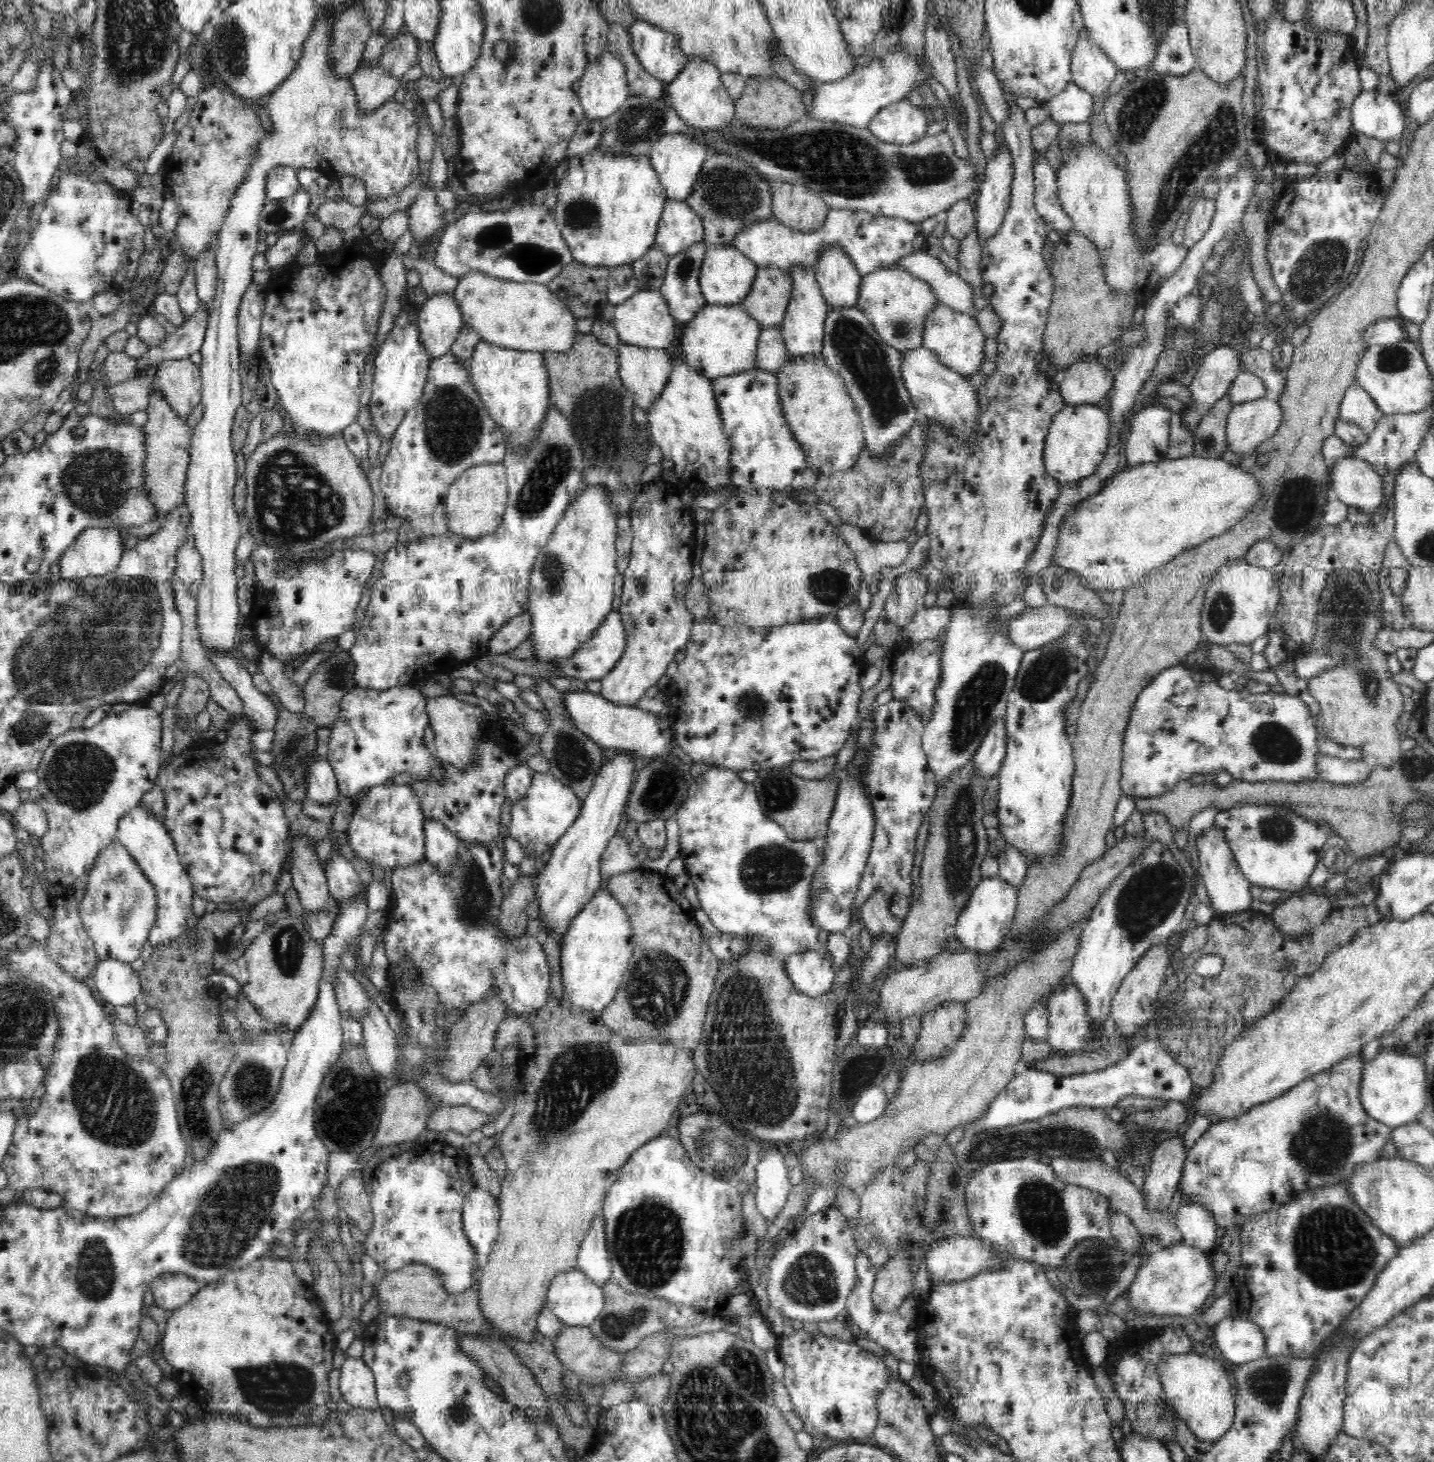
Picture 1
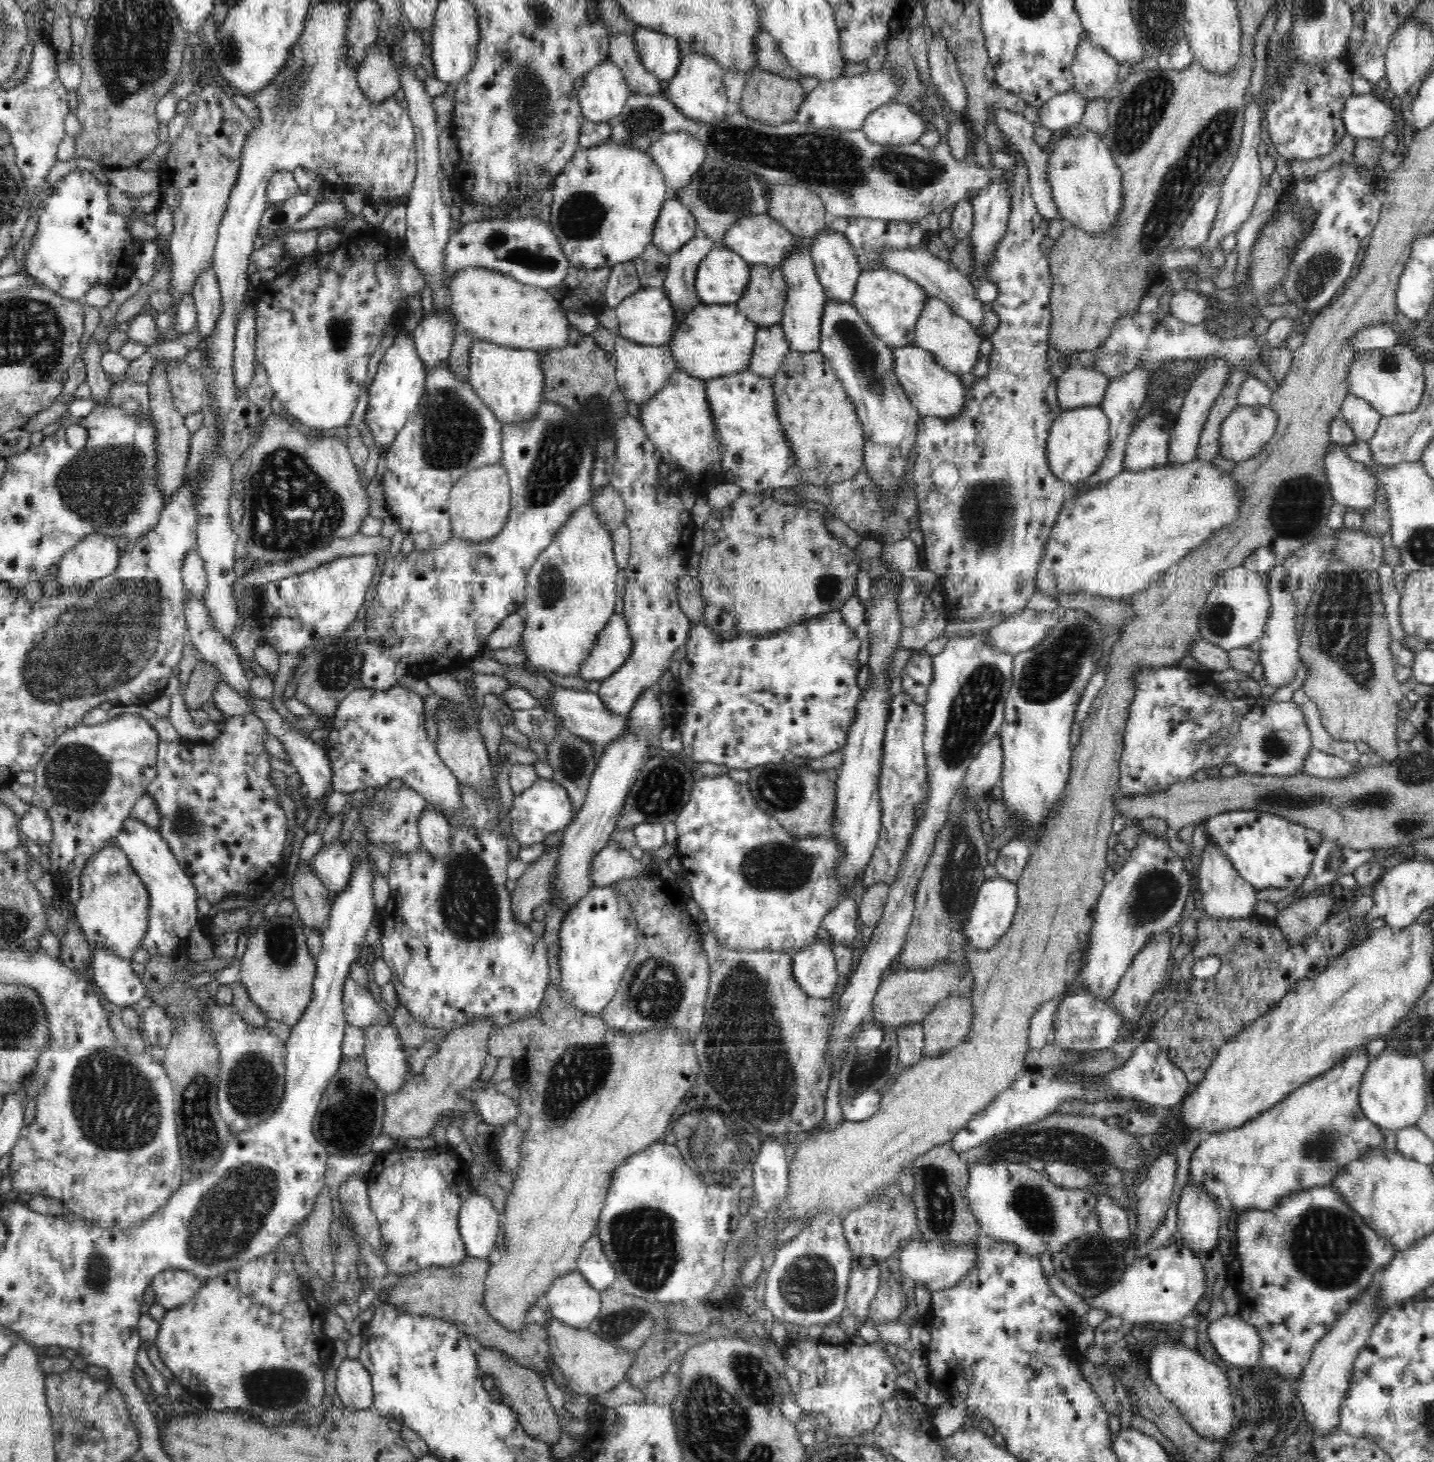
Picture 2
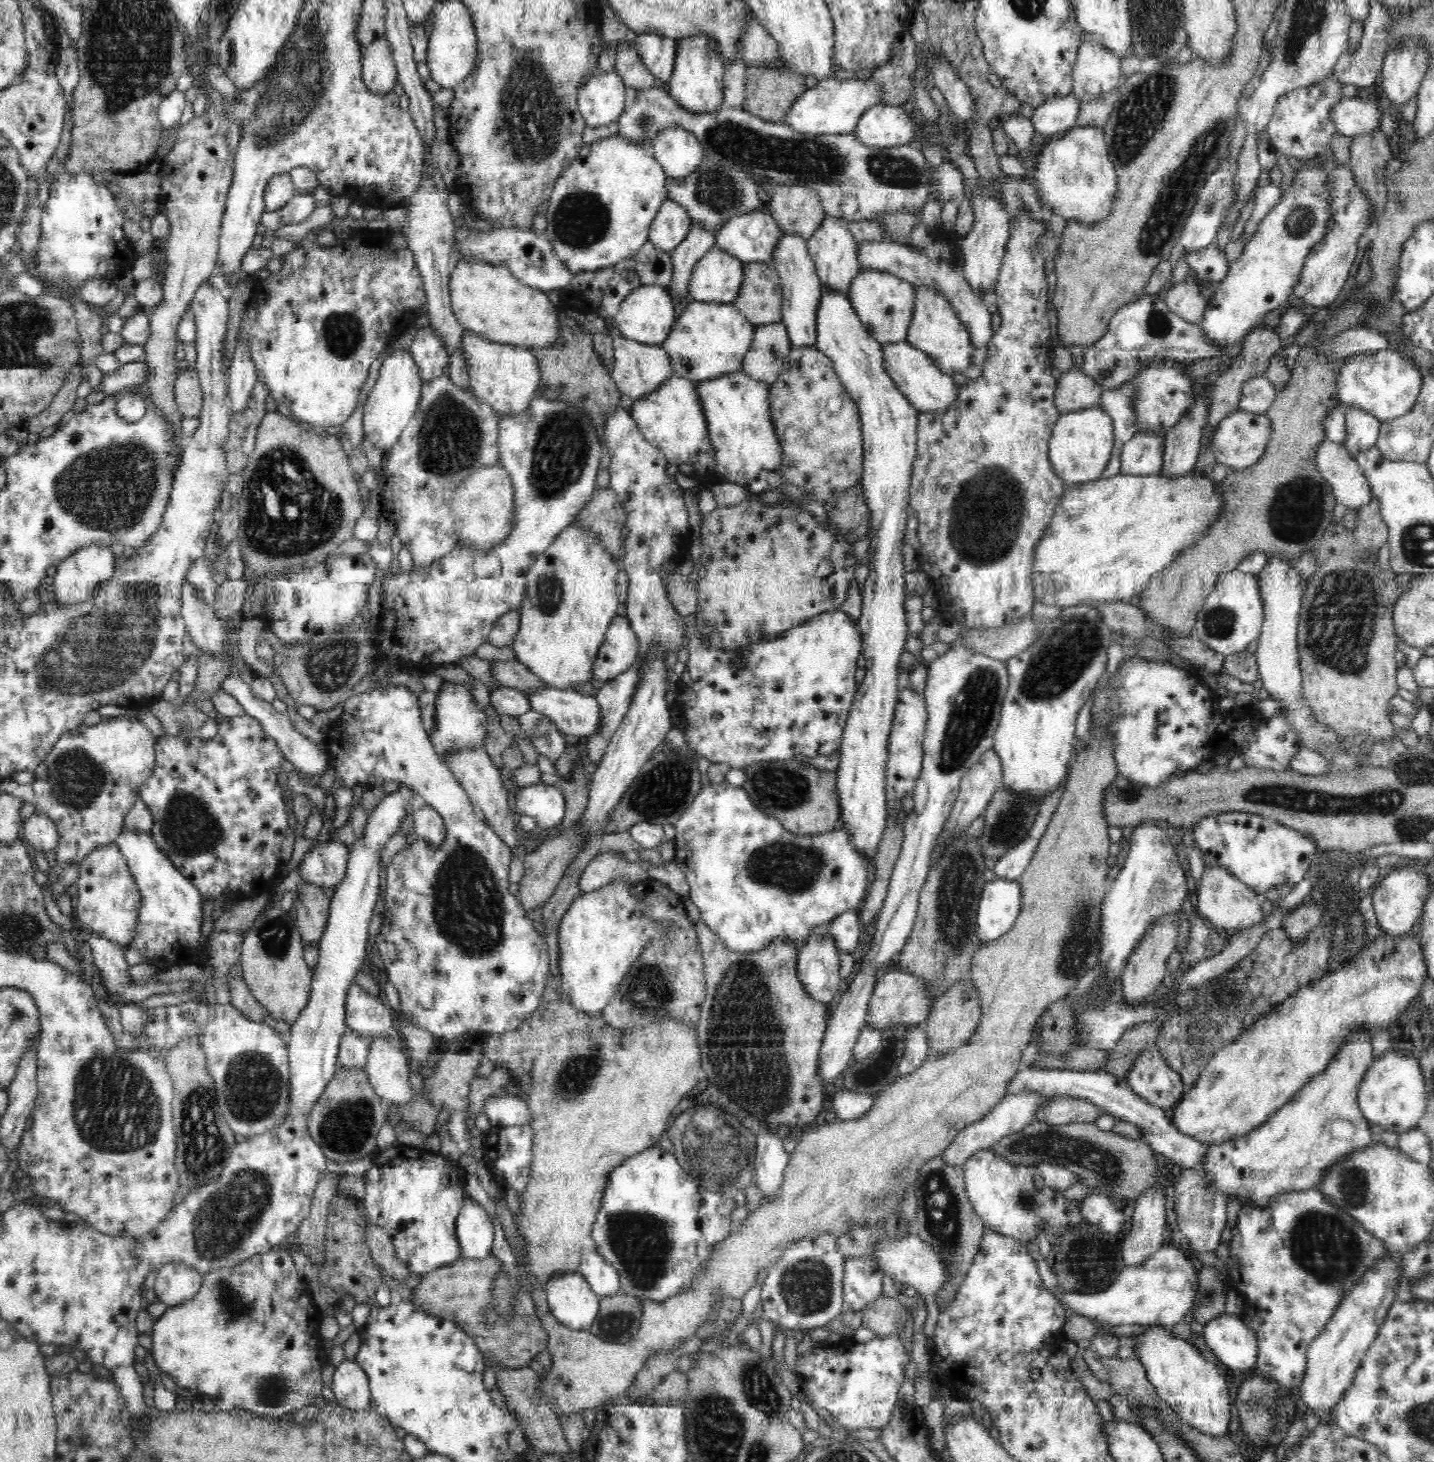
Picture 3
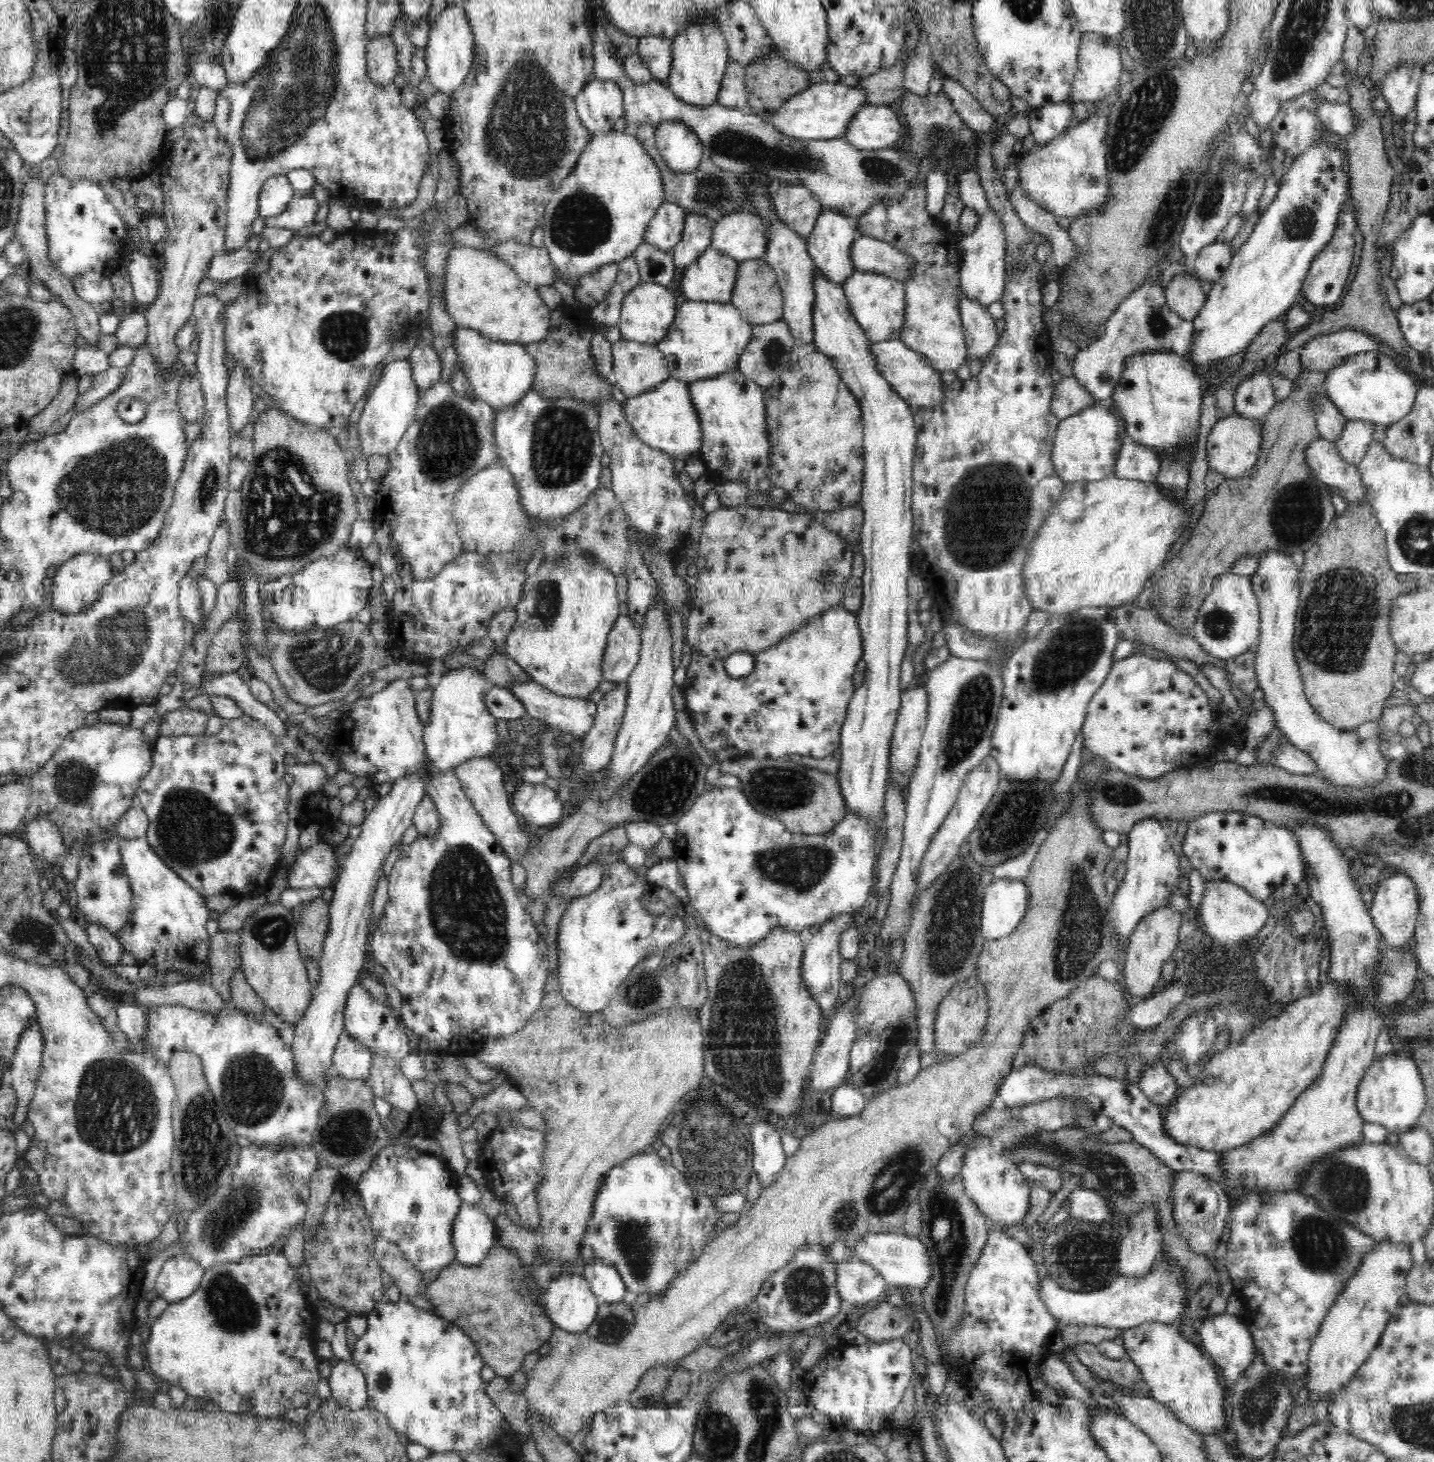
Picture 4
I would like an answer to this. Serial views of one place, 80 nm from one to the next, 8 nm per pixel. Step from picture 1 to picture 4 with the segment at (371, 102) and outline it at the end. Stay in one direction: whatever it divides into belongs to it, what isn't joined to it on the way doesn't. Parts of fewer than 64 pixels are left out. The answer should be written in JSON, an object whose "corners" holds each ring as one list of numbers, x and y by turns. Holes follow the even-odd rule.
{"corners":[[374,35,366,44,368,77,377,86,393,82,399,72,396,45,390,35]]}

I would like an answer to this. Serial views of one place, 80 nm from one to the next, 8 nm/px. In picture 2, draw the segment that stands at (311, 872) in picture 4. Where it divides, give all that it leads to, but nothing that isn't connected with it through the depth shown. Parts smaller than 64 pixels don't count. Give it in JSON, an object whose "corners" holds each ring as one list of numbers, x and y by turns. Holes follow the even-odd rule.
{"corners":[[335,840,330,846,322,847,310,860,311,871,329,890,339,893,346,888,355,857,350,851,350,847,343,846,340,841]]}

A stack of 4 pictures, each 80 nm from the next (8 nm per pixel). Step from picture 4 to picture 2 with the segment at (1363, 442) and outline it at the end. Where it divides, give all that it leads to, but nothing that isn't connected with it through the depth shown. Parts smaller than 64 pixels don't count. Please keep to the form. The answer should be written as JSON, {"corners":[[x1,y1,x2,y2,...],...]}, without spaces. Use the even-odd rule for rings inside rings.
{"corners":[[1347,394,1341,406,1341,413,1352,429,1352,433,1356,435,1356,442,1368,443,1376,435,1383,417,1363,398,1358,398,1353,394]]}

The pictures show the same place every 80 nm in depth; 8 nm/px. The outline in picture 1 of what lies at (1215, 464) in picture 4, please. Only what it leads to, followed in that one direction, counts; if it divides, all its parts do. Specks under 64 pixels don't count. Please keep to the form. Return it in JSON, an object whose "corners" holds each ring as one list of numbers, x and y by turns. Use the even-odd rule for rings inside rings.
{"corners":[[1273,395,1233,405,1227,418,1226,442,1230,452,1246,456,1274,437,1282,422,1282,409]]}

